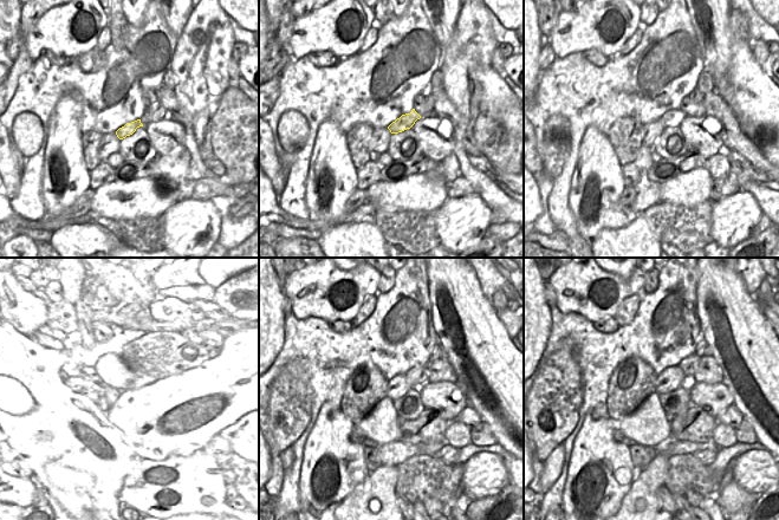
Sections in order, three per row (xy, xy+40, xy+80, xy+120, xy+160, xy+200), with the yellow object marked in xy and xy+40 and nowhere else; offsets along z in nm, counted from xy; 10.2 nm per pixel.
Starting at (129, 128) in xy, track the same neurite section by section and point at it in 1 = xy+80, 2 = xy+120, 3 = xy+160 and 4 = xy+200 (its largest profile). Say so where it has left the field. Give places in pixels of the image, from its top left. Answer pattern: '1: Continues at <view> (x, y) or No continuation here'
1: Continues at xy+80 (673, 118)
2: Continues at xy+120 (147, 381)
3: Continues at xy+160 (414, 376)
4: Continues at xy+200 (688, 365).

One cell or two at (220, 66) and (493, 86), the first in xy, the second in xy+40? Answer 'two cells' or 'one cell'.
two cells

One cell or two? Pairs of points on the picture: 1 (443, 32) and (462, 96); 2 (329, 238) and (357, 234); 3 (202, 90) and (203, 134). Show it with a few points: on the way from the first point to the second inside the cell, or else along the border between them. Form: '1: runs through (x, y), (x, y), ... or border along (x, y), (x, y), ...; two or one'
1: border along (458, 19), (450, 41), (442, 49); two
2: runs through (336, 238), (350, 238); one
3: runs through (202, 101), (202, 123); one

